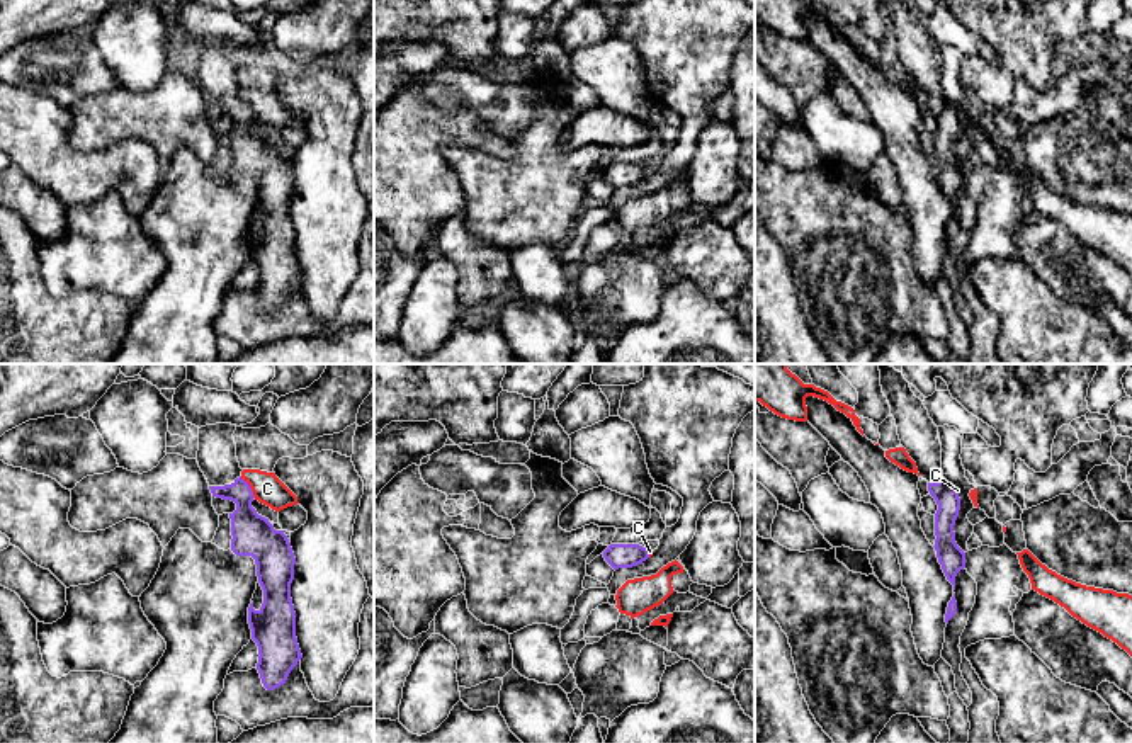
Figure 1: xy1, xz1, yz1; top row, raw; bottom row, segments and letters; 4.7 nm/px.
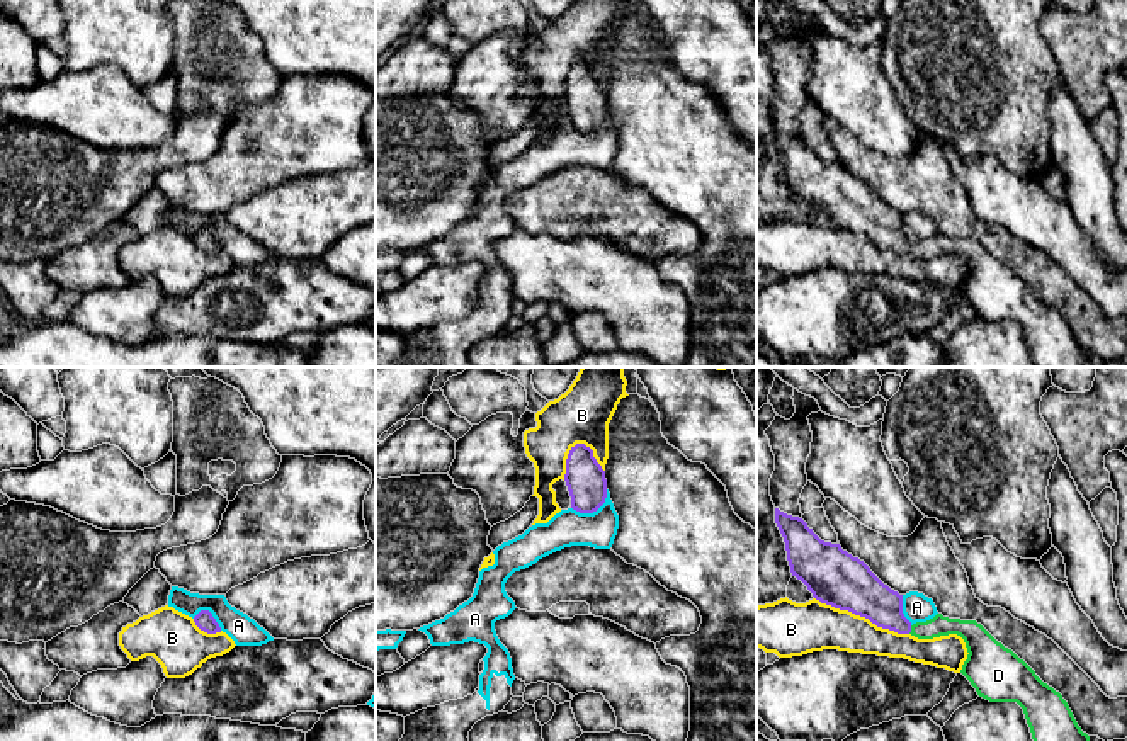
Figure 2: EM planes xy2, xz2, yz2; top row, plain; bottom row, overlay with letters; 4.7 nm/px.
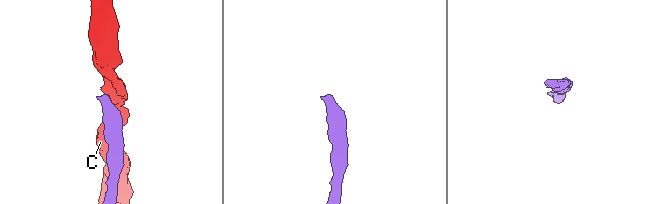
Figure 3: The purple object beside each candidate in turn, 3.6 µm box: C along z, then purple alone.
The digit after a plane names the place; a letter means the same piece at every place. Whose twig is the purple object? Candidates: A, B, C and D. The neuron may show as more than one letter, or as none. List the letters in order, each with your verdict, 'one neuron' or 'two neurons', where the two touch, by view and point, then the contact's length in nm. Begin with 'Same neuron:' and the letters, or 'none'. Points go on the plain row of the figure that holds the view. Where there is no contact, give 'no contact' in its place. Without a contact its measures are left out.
Same neuron: D
A: two neurons; meets purple in xz2 at (594, 130); contact 200 nm long
B: two neurons; meets purple in yz2 at (862, 235); contact 480 nm long
C: two neurons; meets purple in xy1 at (249, 106); contact 130 nm long
D: one neuron; meets purple in yz2 at (910, 248); contact 40 nm long

